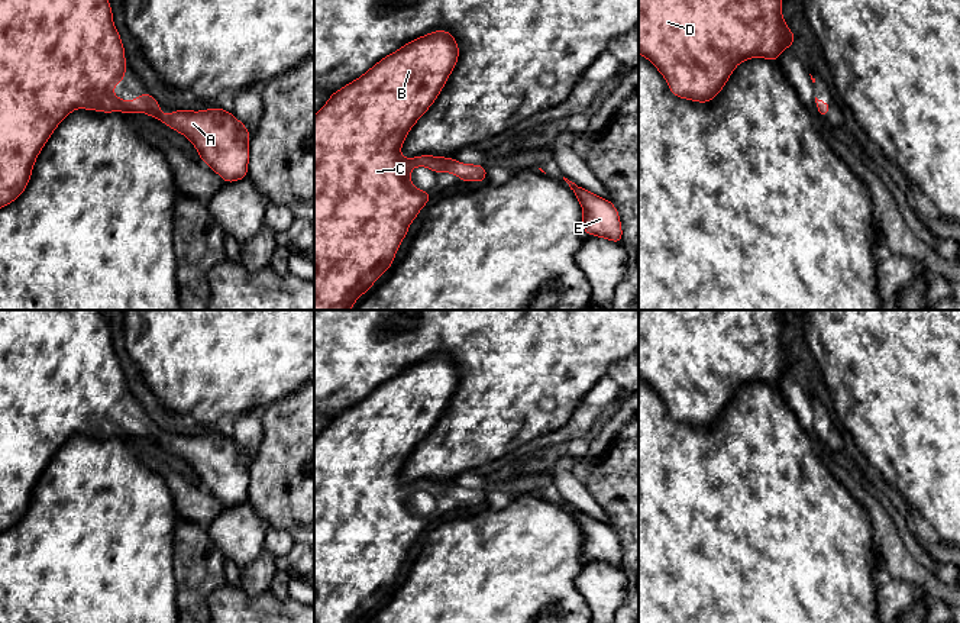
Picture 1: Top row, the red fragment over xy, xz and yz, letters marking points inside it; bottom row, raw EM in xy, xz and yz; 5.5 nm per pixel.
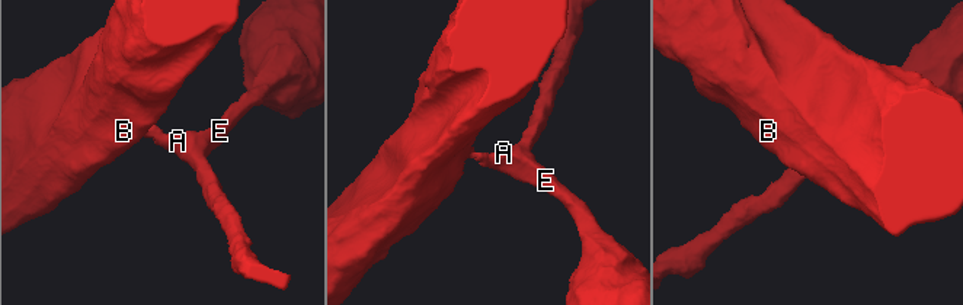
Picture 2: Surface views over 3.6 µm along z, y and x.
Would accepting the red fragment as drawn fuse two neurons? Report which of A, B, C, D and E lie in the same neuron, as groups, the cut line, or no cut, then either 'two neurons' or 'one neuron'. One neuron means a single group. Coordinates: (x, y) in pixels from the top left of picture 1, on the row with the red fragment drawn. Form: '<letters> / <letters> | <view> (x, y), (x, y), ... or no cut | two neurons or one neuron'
A B C D E | no cut | one neuron

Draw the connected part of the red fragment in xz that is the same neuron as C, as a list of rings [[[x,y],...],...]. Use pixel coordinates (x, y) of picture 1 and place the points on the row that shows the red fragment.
[[[447,30],[430,32],[384,57],[355,81],[330,94],[314,116],[314,310],[350,310],[355,301],[392,265],[408,226],[431,198],[410,181],[414,167],[452,172],[463,183],[485,183],[484,165],[459,164],[455,158],[420,155],[404,159],[400,149],[410,129],[436,101],[455,70],[459,46]]]

